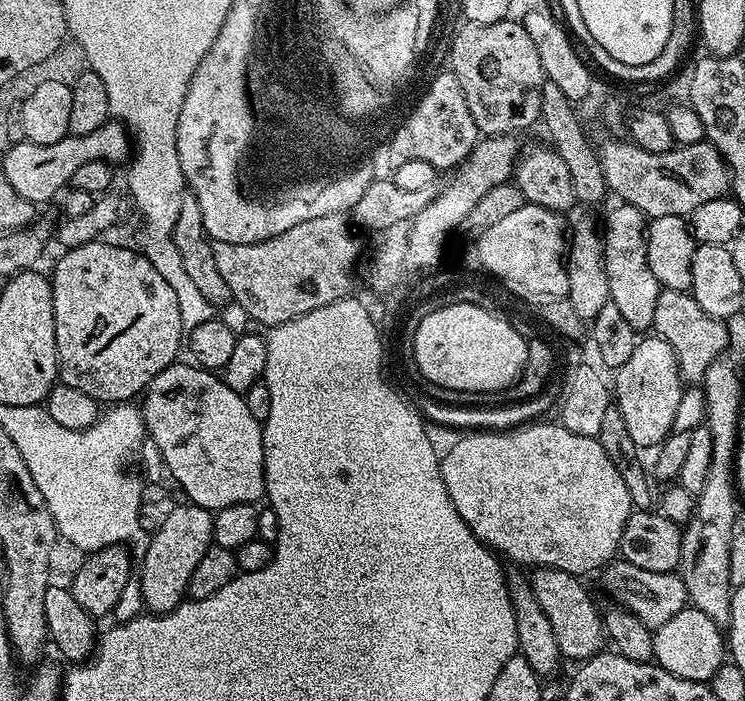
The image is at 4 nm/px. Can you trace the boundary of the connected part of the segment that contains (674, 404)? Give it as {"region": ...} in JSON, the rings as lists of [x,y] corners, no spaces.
{"region":[[[655,334],[637,339],[633,354],[615,376],[614,403],[621,410],[633,442],[640,450],[655,449],[673,431],[672,423],[680,412],[680,399],[684,396],[685,385],[682,383],[674,350],[670,350],[670,342]]]}

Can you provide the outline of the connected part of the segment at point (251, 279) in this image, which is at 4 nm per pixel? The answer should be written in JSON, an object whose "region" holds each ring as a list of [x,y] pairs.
{"region":[[[339,212],[314,218],[314,222],[302,222],[302,226],[294,226],[294,230],[286,230],[286,234],[266,242],[215,242],[212,249],[218,258],[218,271],[226,278],[226,286],[230,286],[234,304],[250,319],[271,326],[310,314],[310,310],[343,300],[351,293],[348,291],[360,256],[355,234],[349,217]]]}

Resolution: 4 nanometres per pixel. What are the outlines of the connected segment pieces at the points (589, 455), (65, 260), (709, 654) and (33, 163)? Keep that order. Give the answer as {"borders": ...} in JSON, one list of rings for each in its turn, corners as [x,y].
{"borders":[[[[558,422],[552,424],[532,424],[517,426],[511,430],[476,430],[471,434],[464,434],[460,441],[449,450],[443,453],[440,462],[440,477],[446,482],[446,490],[450,494],[450,502],[458,510],[458,514],[470,526],[475,536],[487,544],[493,552],[499,554],[505,561],[516,566],[539,566],[541,568],[557,568],[566,570],[570,574],[581,578],[587,577],[587,572],[603,569],[620,551],[620,539],[622,538],[622,526],[626,526],[626,518],[634,511],[630,493],[622,480],[622,475],[614,468],[606,453],[599,445],[597,437],[574,434],[566,430]]],[[[103,239],[91,240],[86,246],[67,249],[56,269],[50,272],[50,279],[59,383],[90,394],[101,405],[115,406],[135,401],[135,396],[137,399],[153,378],[177,363],[176,355],[180,348],[182,352],[186,329],[182,314],[178,314],[174,290],[170,290],[170,285],[150,266],[148,259],[139,251],[104,243]]],[[[686,606],[670,622],[653,631],[654,660],[661,668],[678,678],[707,682],[726,660],[726,636],[721,625],[715,624],[702,610]]],[[[109,119],[94,134],[71,134],[53,144],[35,144],[26,139],[13,143],[4,156],[2,171],[6,174],[6,182],[22,194],[22,198],[28,199],[35,206],[42,206],[47,200],[52,200],[61,195],[71,185],[74,174],[81,166],[99,160],[113,166],[123,165],[129,159],[134,144],[130,139],[130,133],[119,120]]]]}

